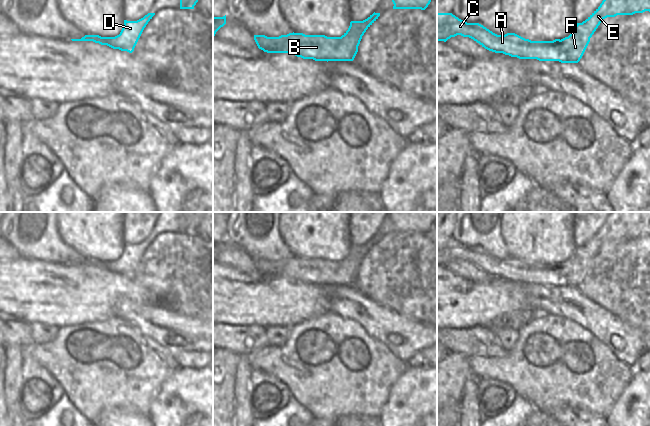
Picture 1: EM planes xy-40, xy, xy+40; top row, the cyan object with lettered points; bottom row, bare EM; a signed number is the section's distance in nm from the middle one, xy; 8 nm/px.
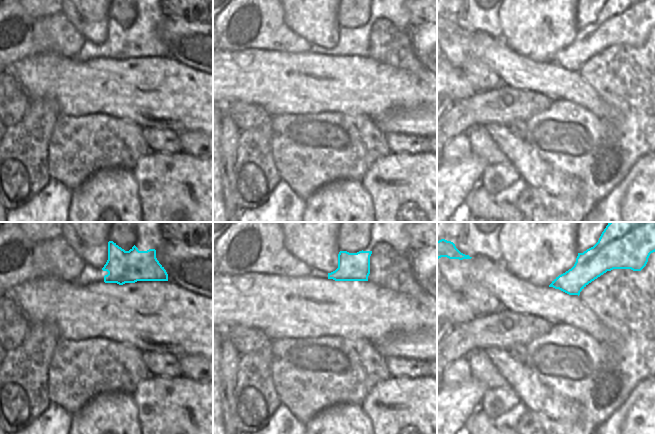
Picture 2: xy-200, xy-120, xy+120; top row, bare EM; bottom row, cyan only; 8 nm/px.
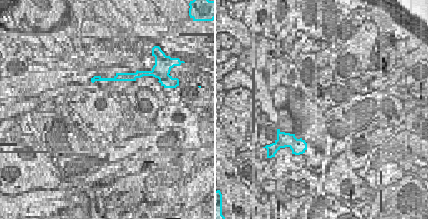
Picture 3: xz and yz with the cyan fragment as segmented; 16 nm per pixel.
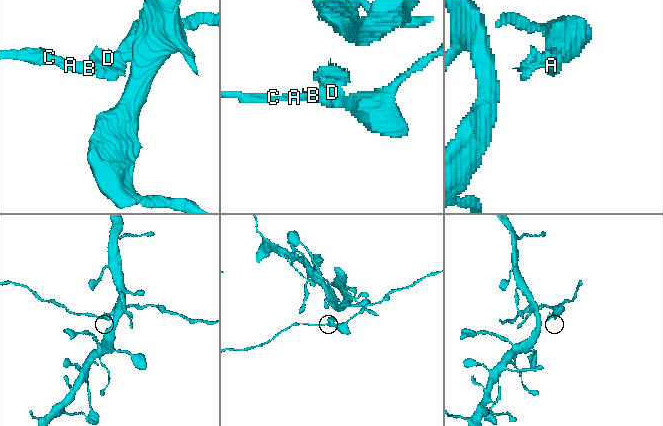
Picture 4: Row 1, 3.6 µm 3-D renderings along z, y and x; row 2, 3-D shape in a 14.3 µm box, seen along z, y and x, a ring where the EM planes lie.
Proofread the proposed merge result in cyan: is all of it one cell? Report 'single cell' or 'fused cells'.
fused cells

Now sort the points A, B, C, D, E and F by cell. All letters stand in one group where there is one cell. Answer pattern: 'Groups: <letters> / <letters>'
Groups: A B C E F / D.

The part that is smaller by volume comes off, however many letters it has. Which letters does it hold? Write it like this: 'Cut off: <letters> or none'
Cut off: D

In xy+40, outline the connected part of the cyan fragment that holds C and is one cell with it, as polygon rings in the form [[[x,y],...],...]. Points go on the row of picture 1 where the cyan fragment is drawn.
[[[603,0],[600,6],[585,21],[575,26],[574,34],[565,41],[560,39],[553,41],[531,41],[515,33],[497,35],[479,23],[467,23],[452,13],[437,13],[437,41],[446,42],[451,37],[461,35],[473,39],[489,51],[503,53],[519,59],[578,63],[590,42],[590,38],[603,19],[617,15],[633,15],[645,11],[650,12],[650,0]]]

